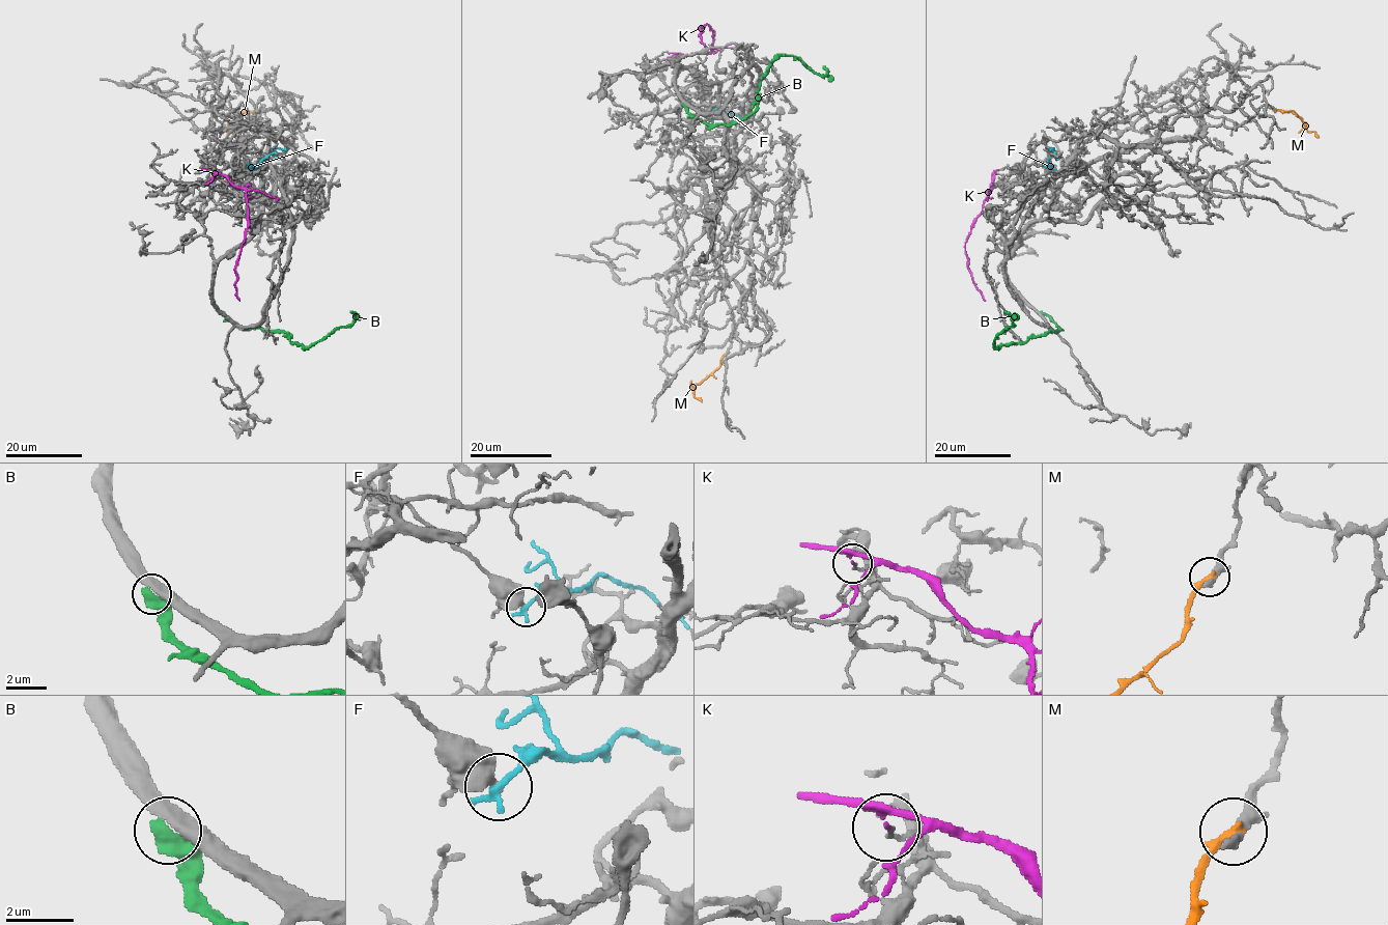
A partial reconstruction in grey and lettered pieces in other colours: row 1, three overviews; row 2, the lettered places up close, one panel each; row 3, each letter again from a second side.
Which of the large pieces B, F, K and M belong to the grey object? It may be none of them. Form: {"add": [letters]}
{"add": []}

